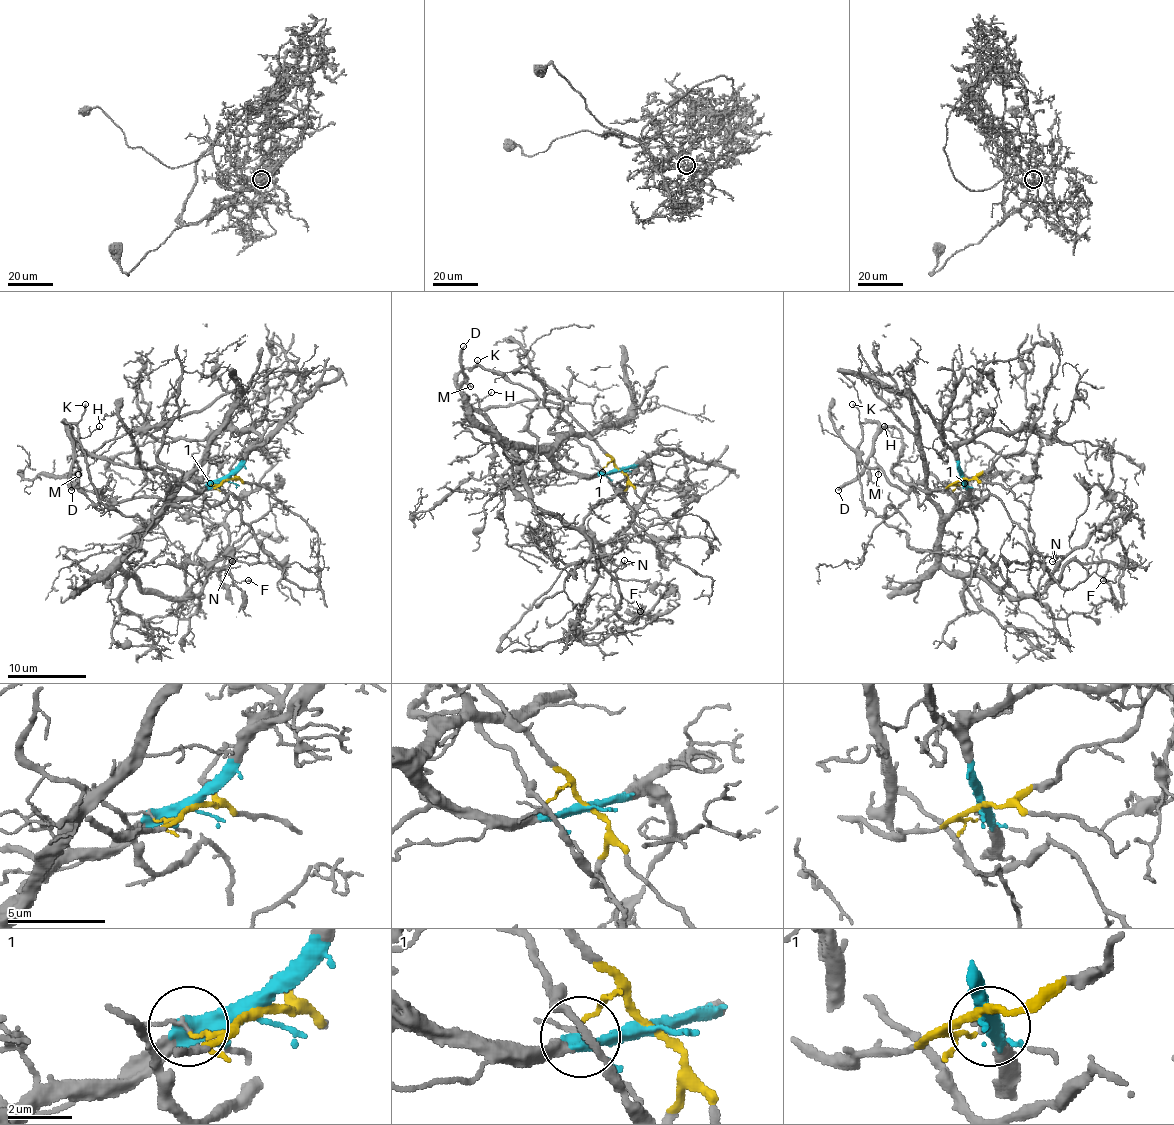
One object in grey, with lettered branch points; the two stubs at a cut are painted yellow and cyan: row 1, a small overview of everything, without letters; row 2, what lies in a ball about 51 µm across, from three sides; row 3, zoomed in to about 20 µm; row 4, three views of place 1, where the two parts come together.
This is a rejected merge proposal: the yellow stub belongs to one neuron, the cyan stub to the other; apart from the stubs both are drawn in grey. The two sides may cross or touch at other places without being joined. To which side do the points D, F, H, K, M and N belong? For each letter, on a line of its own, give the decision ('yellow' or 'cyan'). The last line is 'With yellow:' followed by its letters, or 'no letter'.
D: yellow
F: cyan
H: yellow
K: yellow
M: yellow
N: cyan
With yellow: D, H, K, M

